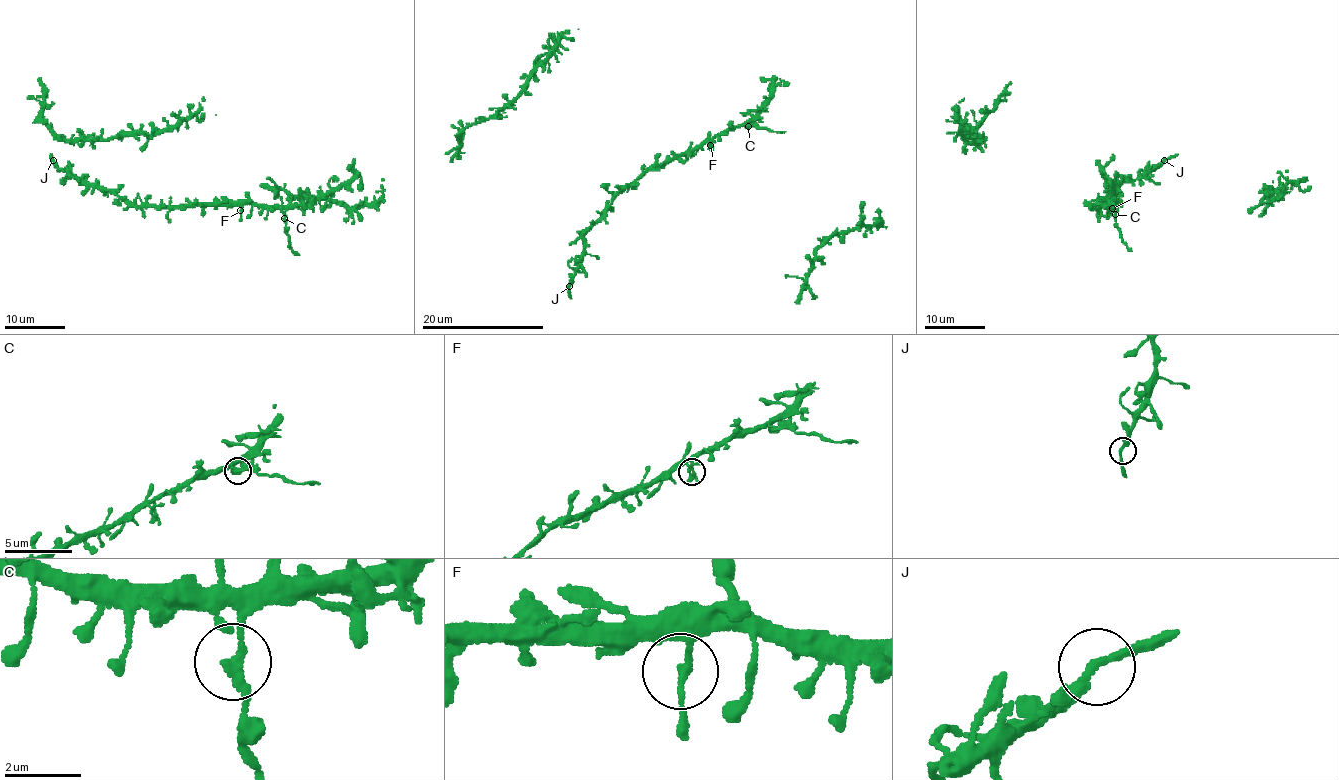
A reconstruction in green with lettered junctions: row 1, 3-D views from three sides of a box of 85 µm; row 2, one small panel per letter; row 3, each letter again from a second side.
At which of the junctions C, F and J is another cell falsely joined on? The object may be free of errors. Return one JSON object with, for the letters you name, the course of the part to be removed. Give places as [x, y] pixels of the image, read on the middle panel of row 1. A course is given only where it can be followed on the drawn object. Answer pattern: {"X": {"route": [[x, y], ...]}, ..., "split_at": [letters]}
{"C": {"route": [[748, 126], [785, 131]]}, "split_at": ["C"]}

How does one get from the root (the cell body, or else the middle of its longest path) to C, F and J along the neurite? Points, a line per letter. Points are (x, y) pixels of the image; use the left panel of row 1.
C: (223, 206), (263, 204), (278, 209), (284, 218)
F: (223, 206), (240, 206), (240, 210)
J: (223, 206), (133, 205), (111, 192), (71, 177), (57, 169), (53, 160)

